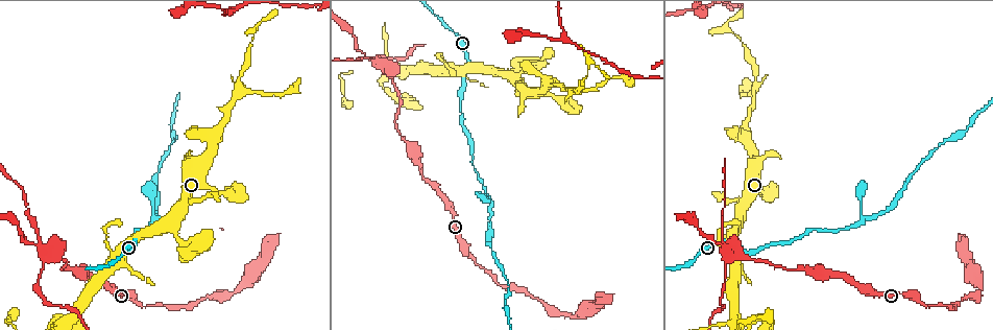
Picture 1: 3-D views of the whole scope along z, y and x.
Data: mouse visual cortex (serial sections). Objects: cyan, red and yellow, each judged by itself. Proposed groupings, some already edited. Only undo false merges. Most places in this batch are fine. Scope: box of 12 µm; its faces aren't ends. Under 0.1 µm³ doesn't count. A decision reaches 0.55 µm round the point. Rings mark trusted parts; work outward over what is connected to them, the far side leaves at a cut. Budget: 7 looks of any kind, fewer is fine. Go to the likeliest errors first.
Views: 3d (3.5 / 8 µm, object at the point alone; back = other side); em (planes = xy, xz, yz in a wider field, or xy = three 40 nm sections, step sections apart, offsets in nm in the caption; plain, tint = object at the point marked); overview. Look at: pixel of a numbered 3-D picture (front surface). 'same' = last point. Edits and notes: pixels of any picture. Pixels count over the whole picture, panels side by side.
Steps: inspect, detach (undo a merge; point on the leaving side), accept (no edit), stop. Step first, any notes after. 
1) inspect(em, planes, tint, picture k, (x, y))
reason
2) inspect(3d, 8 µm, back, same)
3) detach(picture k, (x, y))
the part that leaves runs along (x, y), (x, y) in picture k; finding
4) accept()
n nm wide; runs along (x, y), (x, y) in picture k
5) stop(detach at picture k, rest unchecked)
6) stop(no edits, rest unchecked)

inspect(3d, 3.5 µm, picture 1, (44, 252))
arms run side by side

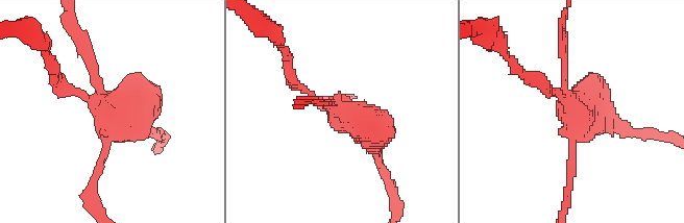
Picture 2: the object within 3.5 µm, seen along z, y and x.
inspect(em, xy, step 5, tint, picture 2, (109, 113))

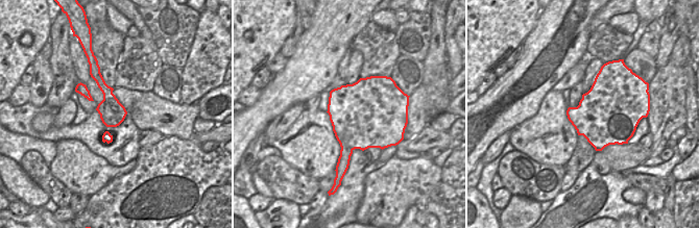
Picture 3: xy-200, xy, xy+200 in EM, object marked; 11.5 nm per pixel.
detach(picture 2, (87, 55))
a second cell is stuck on

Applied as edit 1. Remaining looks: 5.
inspect(3d, 3.5 µm, picture 1, (746, 141))
branch point

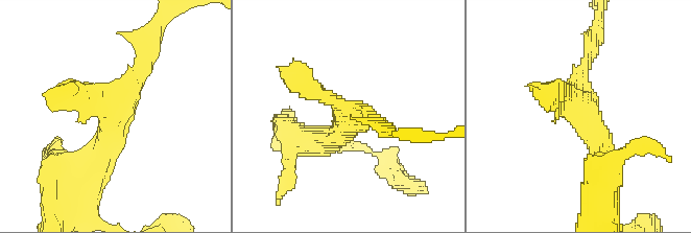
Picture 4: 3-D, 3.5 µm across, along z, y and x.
inspect(em, xy, step 5, tint, picture 4, (347, 119))

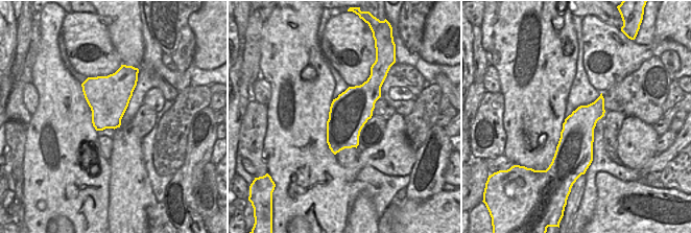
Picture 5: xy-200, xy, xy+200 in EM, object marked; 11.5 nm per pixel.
accept()
460 nm wide; runs along (89, 172), (150, 53) in picture 4; continuous, no second cell

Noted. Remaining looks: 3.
inspect(3d, 3.5 µm, picture 1, (753, 91))
arms part here

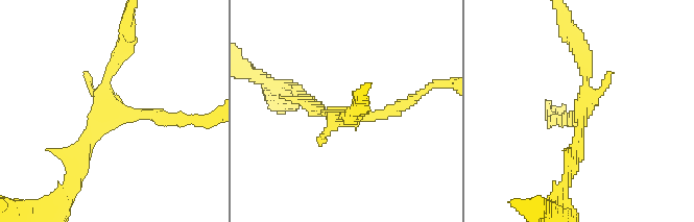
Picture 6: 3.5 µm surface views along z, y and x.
inspect(em, planes, tint, picture 6, (584, 107))
need the tissue

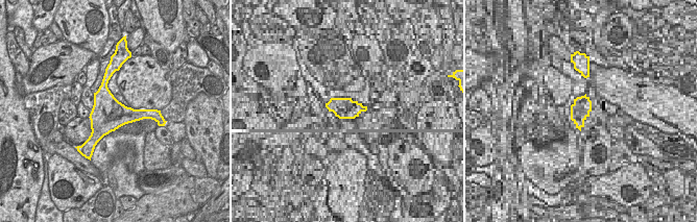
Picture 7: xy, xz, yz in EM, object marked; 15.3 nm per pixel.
accept()
runs along (79, 170), (124, 45) in picture 6; continuous, no second cell

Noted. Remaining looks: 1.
stop(detach at picture 2, rest unchecked)

